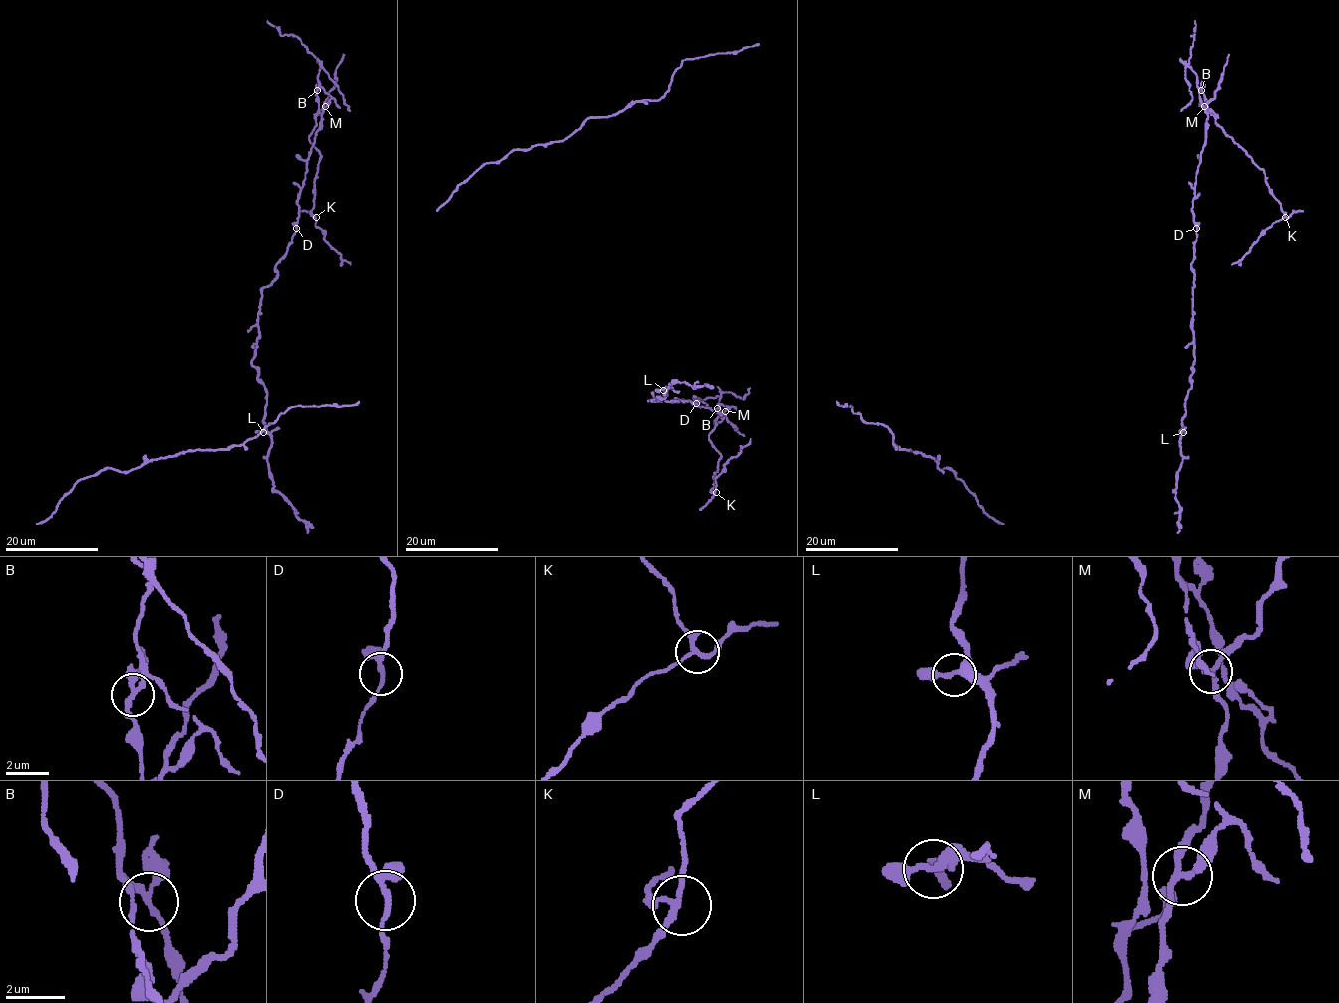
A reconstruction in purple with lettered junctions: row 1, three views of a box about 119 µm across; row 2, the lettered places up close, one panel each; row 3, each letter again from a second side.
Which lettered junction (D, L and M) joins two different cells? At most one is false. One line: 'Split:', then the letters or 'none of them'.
Split: M

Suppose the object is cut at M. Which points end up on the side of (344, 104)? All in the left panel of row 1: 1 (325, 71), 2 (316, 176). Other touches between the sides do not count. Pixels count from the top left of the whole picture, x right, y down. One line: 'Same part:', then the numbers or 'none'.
Same part: 1, 2

